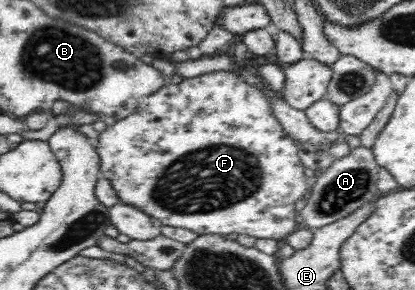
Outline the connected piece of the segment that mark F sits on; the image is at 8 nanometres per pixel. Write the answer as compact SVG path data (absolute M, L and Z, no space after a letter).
M214 71L204 73L192 79L183 79L178 85L165 83L158 91L140 98L134 113L121 120L116 120L112 125L99 133L95 150L98 152L100 177L108 179L115 189L119 202L140 209L140 212L155 218L162 226L184 228L200 235L212 234L226 236L231 233L248 235L257 239L273 239L284 242L288 235L297 230L296 202L308 196L309 187L306 184L304 166L298 157L298 146L293 137L290 137L283 125L274 117L271 103L267 97L250 85L241 77L231 71Z

